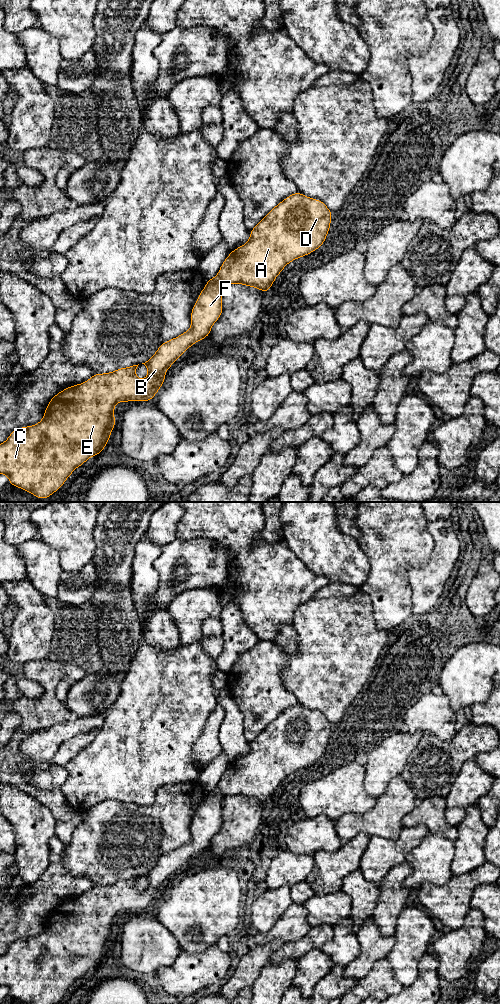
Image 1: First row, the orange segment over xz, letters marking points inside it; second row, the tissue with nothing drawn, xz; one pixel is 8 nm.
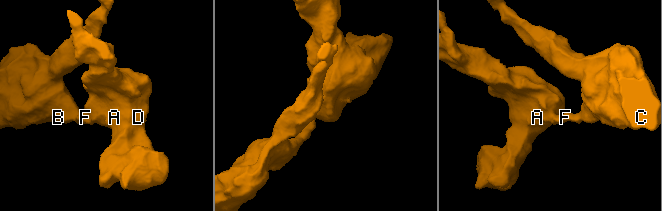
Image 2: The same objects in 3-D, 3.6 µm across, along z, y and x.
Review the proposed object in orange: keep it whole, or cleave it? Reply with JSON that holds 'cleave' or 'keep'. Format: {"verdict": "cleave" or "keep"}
{"verdict": "cleave"}

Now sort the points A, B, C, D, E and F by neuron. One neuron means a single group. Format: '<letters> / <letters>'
A D / B C E F

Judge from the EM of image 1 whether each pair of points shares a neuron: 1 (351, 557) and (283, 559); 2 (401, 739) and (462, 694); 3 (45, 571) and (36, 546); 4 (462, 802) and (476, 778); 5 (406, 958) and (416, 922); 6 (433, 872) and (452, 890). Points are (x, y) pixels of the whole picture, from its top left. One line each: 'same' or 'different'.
1: different
2: different
3: same
4: same
5: same
6: different

